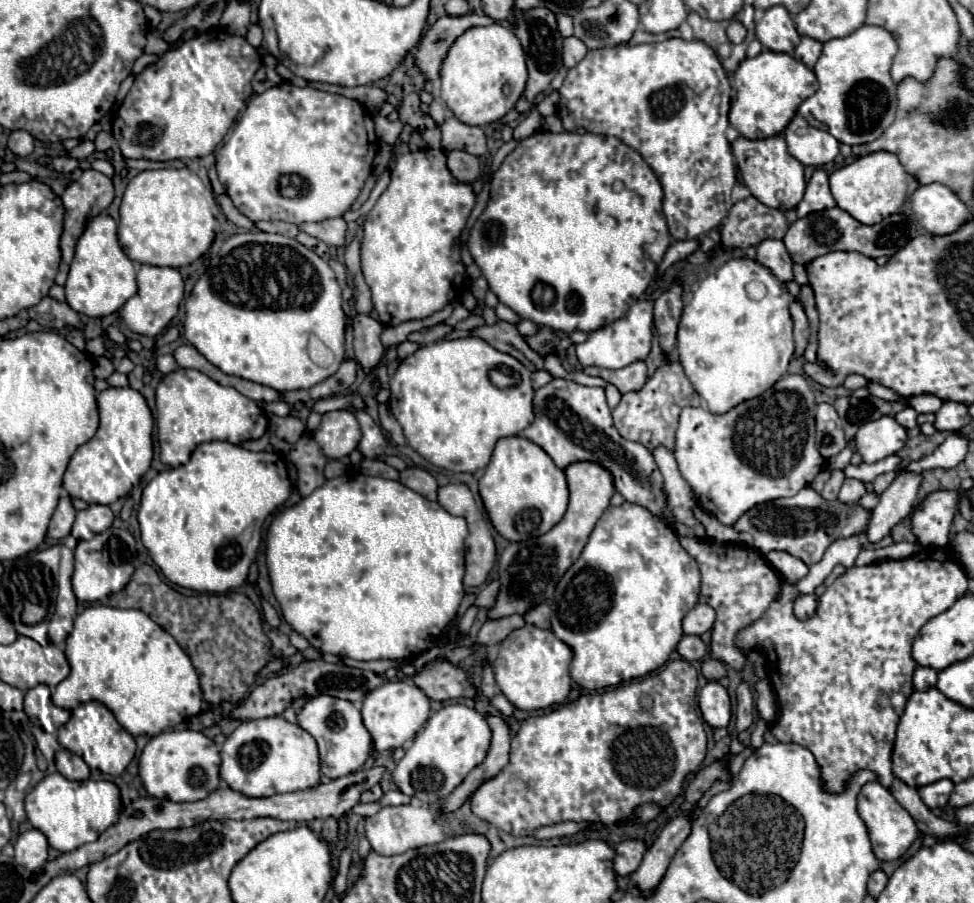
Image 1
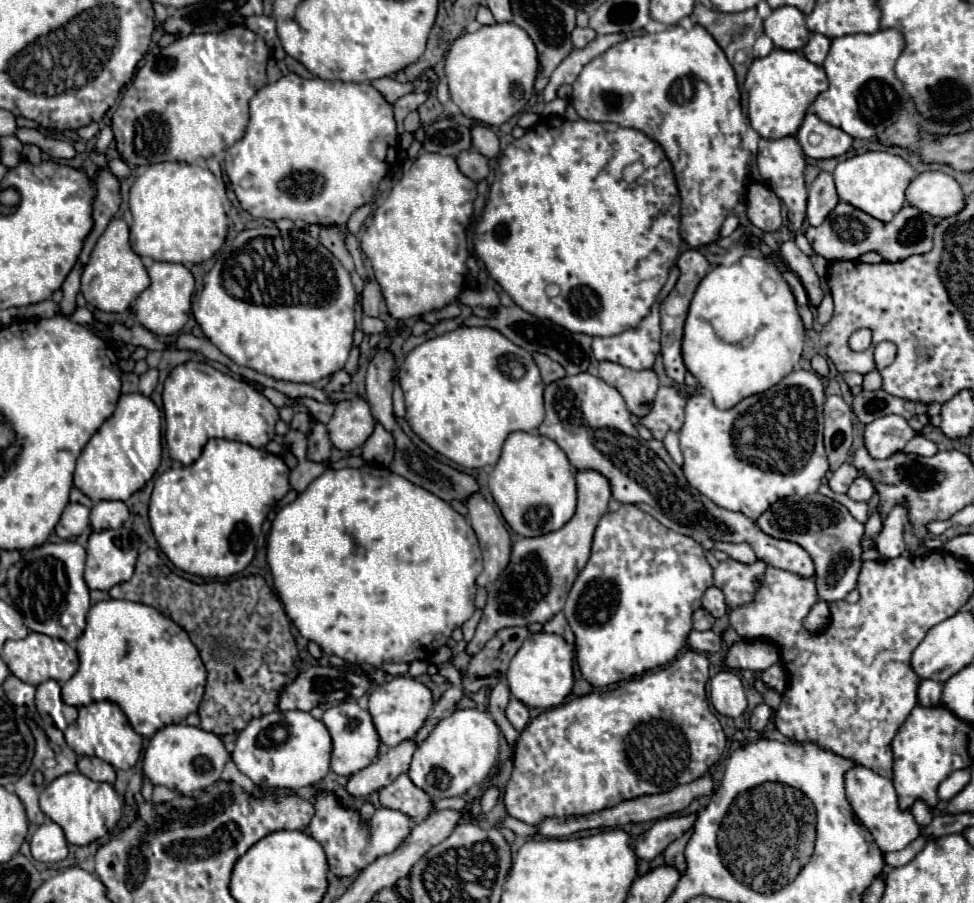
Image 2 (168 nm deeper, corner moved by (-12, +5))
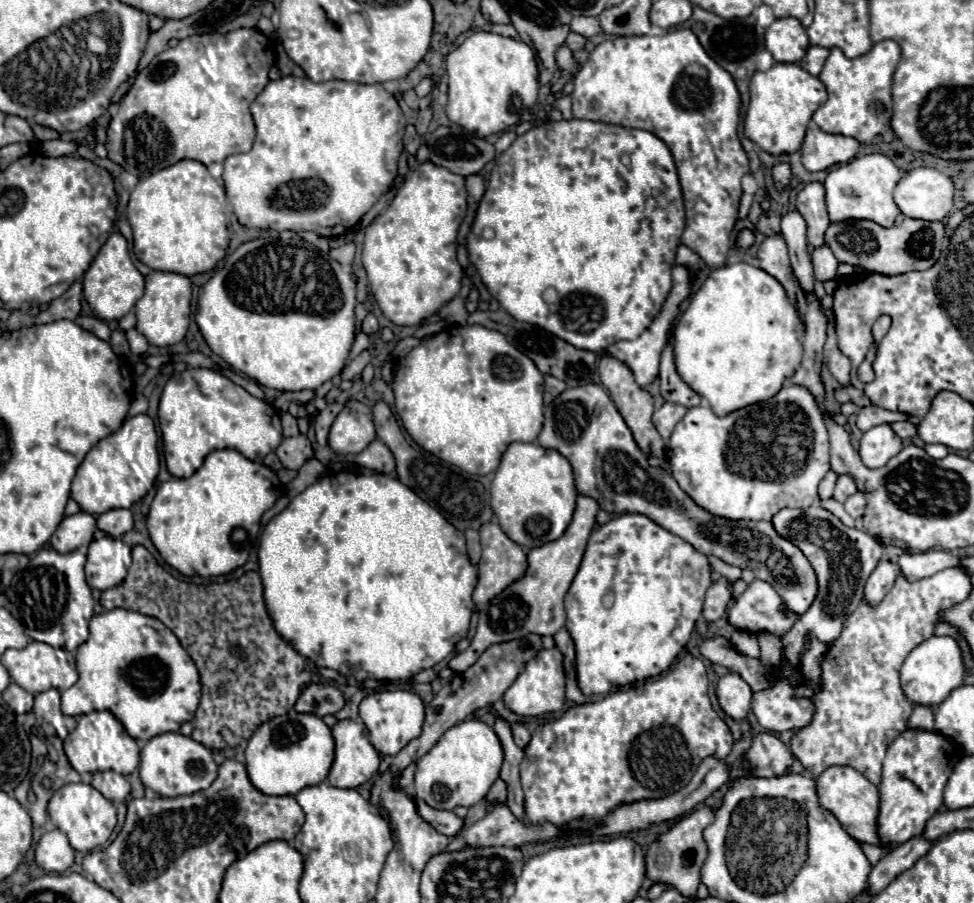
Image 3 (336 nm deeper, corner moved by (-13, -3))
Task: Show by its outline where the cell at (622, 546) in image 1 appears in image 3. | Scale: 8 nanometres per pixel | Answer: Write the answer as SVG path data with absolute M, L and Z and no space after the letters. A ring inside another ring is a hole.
M622 513L614 519L610 519L608 523L604 523L600 529L596 529L590 539L588 539L588 547L584 551L584 557L582 557L582 563L580 563L580 569L564 597L564 607L566 607L566 615L568 615L568 621L566 621L566 629L568 633L572 635L572 641L576 645L576 675L578 675L578 687L584 695L608 695L612 689L616 687L622 687L622 685L628 685L628 683L634 683L634 681L642 681L642 679L648 679L648 677L658 677L662 671L666 671L672 661L676 659L676 655L684 649L684 645L688 643L692 631L694 631L694 625L698 621L698 617L702 615L702 603L704 603L704 593L706 589L712 585L712 577L710 577L710 565L708 565L708 559L696 551L690 543L686 543L684 539L672 535L670 531L662 529L660 525L656 525L652 519L648 519L646 515L640 515L640 513ZM612 591L614 593L614 601L610 607L604 607L602 599L604 595Z

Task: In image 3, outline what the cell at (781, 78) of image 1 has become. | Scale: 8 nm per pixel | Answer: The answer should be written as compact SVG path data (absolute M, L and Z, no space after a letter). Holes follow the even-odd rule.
M774 63L768 71L756 71L750 79L750 107L744 119L744 135L770 155L796 153L814 111L828 99L824 83L796 63Z

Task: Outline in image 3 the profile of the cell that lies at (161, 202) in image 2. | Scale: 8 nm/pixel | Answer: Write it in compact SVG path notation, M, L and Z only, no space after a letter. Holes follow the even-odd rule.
M184 159L142 179L128 201L128 221L134 235L134 255L156 271L198 275L212 271L228 249L224 187L200 161Z

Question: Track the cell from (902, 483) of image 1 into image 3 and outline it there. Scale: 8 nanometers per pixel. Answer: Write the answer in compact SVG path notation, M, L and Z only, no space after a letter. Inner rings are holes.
M886 559L880 561L864 585L864 601L868 601L868 605L880 605L880 601L892 589L896 577L898 577L898 567Z

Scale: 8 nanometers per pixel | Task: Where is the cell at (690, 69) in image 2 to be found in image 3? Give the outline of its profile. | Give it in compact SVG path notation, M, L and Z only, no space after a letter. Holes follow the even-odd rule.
M674 29L664 35L612 37L596 45L588 61L574 77L572 113L576 119L592 119L622 127L646 129L660 137L672 151L686 205L686 229L682 243L696 251L710 269L724 267L730 251L730 233L738 219L741 179L748 173L748 157L738 136L740 95L734 79L712 61L690 29Z

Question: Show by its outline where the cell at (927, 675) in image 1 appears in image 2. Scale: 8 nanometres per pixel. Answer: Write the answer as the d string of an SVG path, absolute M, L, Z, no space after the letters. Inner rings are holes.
M923 679L919 685L919 703L921 705L939 705L941 691L943 691L943 683Z

